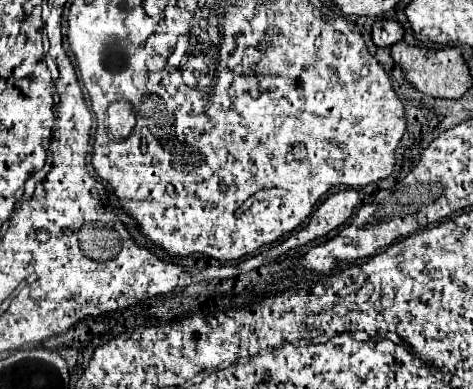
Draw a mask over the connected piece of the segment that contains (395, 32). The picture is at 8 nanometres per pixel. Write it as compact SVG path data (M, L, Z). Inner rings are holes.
M381 18L381 20L377 20L373 24L373 34L371 36L373 36L373 42L377 46L387 48L387 46L397 44L403 38L403 34L405 34L405 30L403 30L403 26L397 20Z

